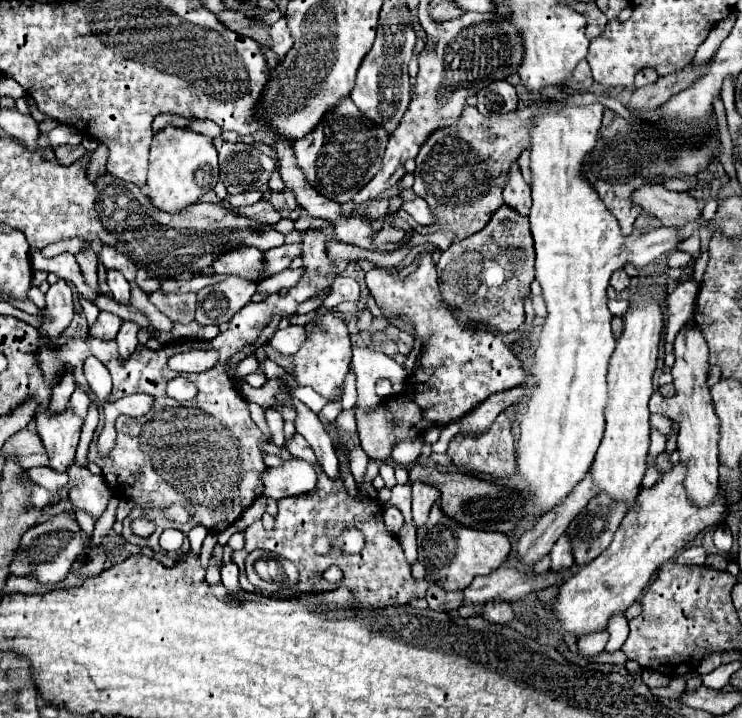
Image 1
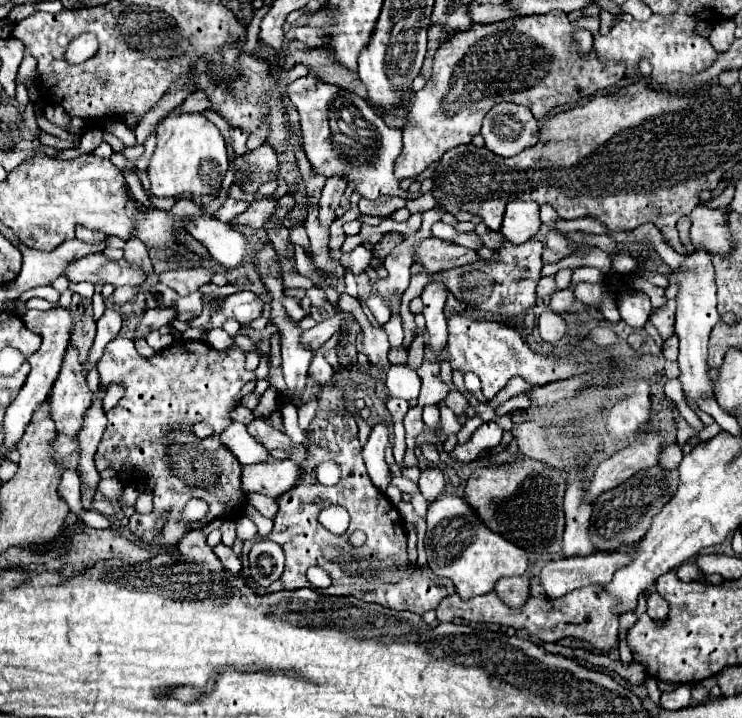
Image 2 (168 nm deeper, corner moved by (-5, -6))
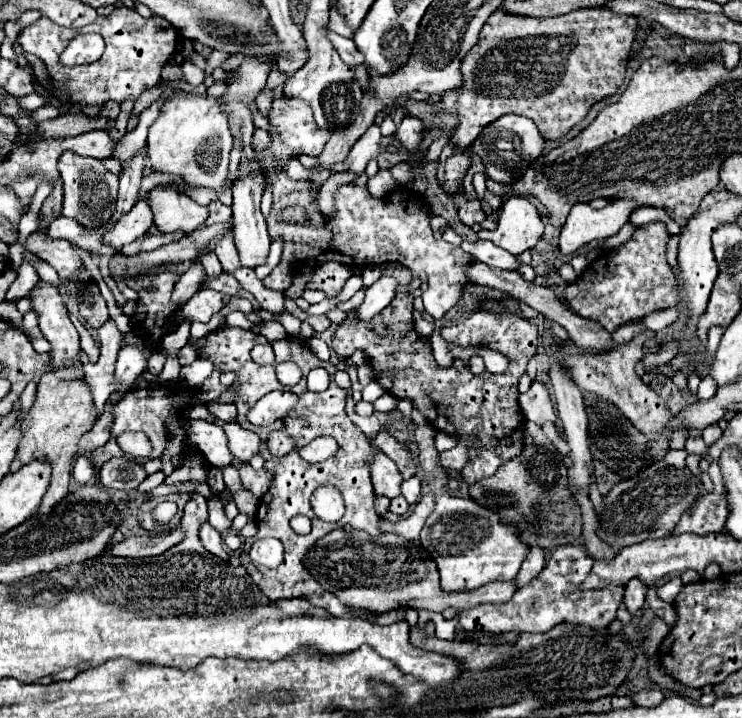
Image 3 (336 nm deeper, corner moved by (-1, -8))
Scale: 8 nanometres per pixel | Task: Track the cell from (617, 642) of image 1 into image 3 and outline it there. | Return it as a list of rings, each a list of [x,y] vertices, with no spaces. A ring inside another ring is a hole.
[[[632,578],[628,584],[626,584],[626,592],[624,592],[624,604],[628,608],[630,614],[636,614],[642,604],[644,604],[644,598],[646,598],[646,584],[642,580],[636,580]]]

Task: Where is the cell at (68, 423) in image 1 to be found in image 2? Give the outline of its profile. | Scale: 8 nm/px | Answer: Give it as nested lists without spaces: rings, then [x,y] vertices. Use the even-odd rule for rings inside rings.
[[[70,346],[64,356],[62,370],[48,398],[56,432],[76,438],[84,424],[84,414],[90,408],[90,404],[92,398],[86,386],[86,378],[82,376],[82,364],[78,360],[78,352]]]

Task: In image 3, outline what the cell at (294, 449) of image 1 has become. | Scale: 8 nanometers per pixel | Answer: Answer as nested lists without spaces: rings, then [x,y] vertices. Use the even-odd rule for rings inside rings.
[[[236,422],[224,424],[222,430],[224,430],[226,438],[228,438],[228,448],[230,448],[234,460],[238,460],[238,462],[248,462],[248,458],[252,458],[252,456],[258,454],[260,438],[258,438],[254,432],[244,430],[244,428],[238,426]]]

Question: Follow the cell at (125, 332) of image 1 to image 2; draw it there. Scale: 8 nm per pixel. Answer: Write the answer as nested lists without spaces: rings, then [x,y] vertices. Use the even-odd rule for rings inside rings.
[[[154,308],[154,310],[146,310],[142,320],[136,326],[136,334],[134,340],[146,338],[150,332],[166,326],[170,320],[174,318],[174,310],[172,308]]]

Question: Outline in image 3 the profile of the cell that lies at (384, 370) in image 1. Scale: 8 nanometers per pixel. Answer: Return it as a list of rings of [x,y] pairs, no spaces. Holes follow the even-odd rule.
[[[380,450],[374,452],[374,462],[372,462],[372,484],[376,496],[386,496],[386,498],[396,498],[400,496],[400,484],[404,482],[398,466]]]

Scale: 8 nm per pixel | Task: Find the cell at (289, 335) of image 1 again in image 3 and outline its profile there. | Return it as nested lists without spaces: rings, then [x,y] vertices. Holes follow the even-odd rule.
[[[382,276],[380,280],[376,280],[368,292],[366,298],[362,302],[362,306],[358,308],[358,316],[360,320],[370,320],[376,314],[380,314],[396,296],[396,288],[398,288],[398,280],[392,276]]]

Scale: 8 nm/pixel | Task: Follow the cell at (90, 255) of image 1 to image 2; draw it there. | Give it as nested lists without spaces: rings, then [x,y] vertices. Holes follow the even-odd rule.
[[[78,226],[76,238],[82,240],[82,242],[86,242],[86,244],[98,244],[98,242],[104,242],[106,234],[98,234],[98,232],[92,232],[92,230],[86,230],[86,228]]]

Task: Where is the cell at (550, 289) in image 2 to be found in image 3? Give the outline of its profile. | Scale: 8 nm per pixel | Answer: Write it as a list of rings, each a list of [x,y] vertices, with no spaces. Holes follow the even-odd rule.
[[[614,200],[602,210],[594,210],[590,204],[576,204],[560,232],[562,254],[574,254],[588,242],[614,236],[628,222],[636,206],[636,200]]]

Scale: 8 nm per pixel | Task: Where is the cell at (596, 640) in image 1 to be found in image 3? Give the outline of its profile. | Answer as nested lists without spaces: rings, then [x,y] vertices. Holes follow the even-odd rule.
[[[584,546],[556,548],[546,568],[524,588],[520,588],[506,604],[482,604],[460,614],[460,624],[468,632],[502,634],[502,632],[548,632],[560,622],[586,624],[592,628],[606,628],[614,618],[618,604],[624,598],[624,588],[610,584],[606,588],[586,590],[580,588],[582,580],[590,574],[594,558]]]

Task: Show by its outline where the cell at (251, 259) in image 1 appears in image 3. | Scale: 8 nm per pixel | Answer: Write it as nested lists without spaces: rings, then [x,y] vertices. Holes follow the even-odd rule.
[[[156,186],[144,194],[160,232],[194,232],[206,222],[206,208],[174,188]]]

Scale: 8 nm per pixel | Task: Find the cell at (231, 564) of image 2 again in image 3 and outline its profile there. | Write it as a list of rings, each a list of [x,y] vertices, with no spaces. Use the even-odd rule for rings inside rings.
[[[204,522],[204,524],[200,526],[200,540],[202,540],[202,546],[204,546],[210,554],[214,554],[214,556],[218,556],[218,558],[222,558],[222,560],[228,560],[228,558],[230,558],[228,552],[224,550],[220,532],[214,530],[214,528],[210,526],[210,522]]]

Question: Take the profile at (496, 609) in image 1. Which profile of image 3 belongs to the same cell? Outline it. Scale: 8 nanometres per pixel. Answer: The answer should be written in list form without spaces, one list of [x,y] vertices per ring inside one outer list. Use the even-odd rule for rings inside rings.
[[[540,546],[530,548],[530,554],[528,554],[528,558],[524,560],[524,564],[522,564],[522,568],[520,568],[518,576],[516,576],[518,588],[530,584],[530,580],[536,578],[536,576],[542,572],[544,564],[546,564],[546,552],[544,552]]]

